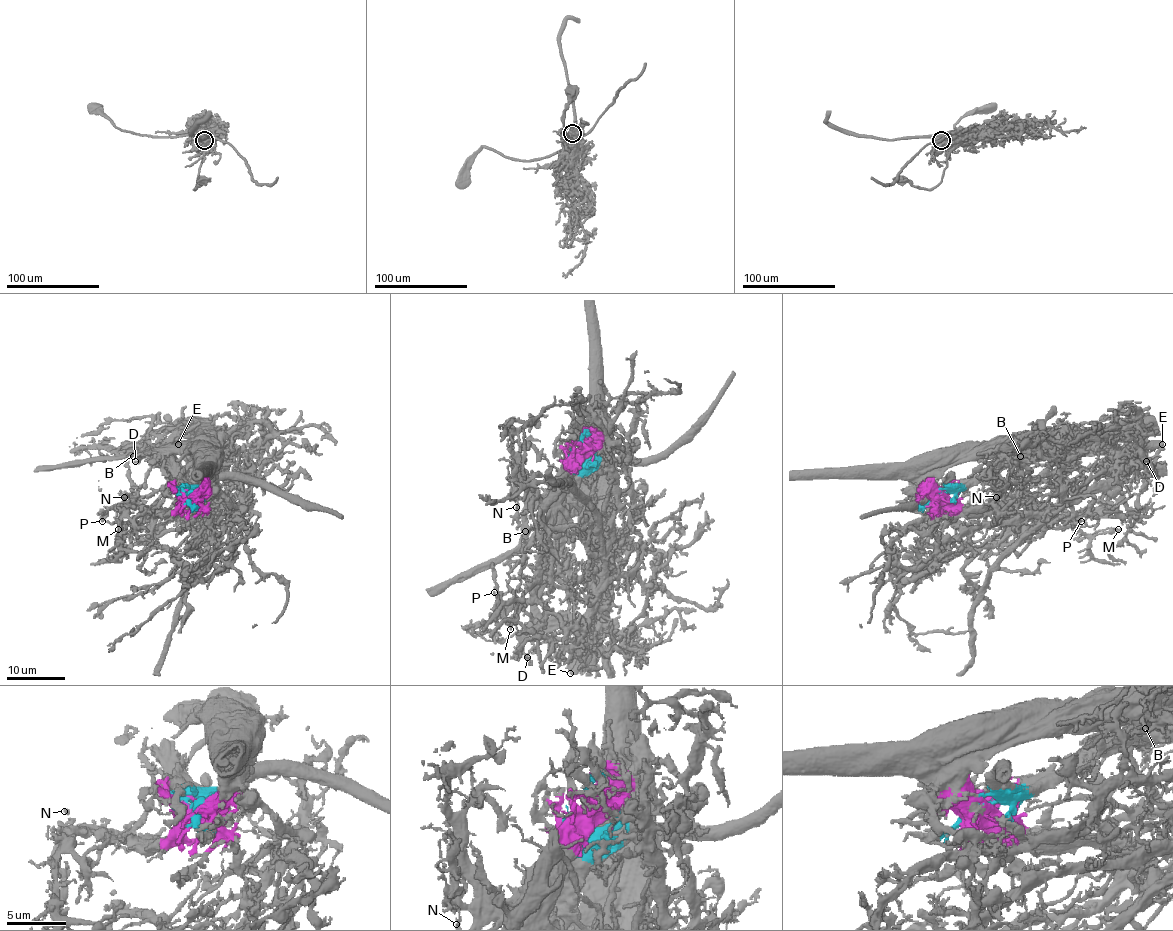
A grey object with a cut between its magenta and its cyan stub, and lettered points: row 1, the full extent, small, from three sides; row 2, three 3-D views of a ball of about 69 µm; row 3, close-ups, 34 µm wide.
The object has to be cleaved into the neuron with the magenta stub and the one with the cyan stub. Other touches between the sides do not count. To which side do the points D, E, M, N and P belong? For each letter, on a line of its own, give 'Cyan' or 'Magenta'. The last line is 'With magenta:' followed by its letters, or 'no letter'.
D: Cyan
E: Magenta
M: Magenta
N: Magenta
P: Magenta
With magenta: E, M, N, P

